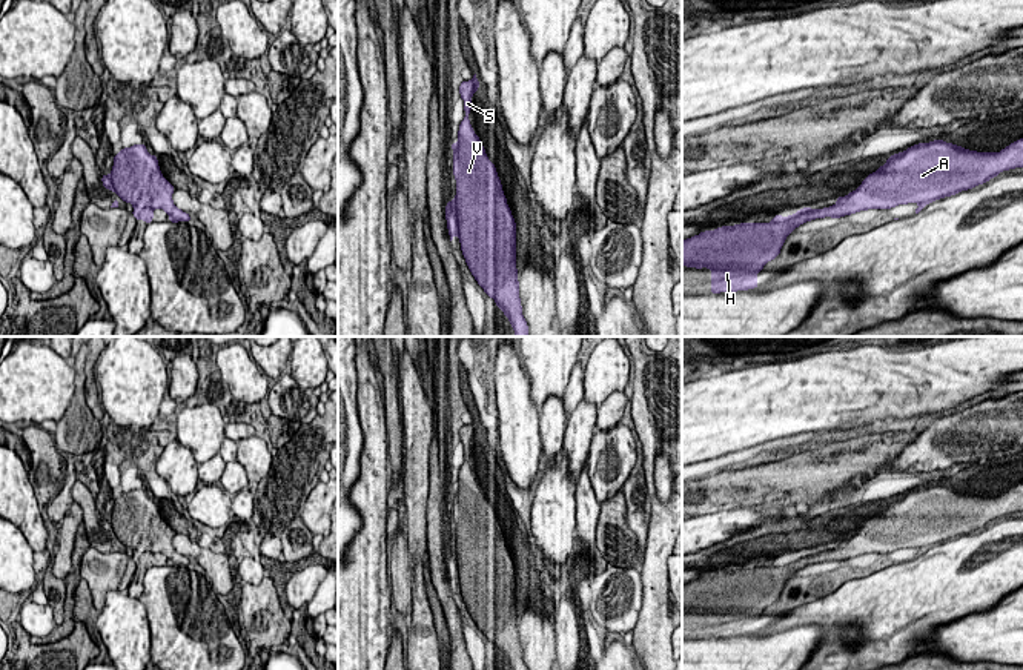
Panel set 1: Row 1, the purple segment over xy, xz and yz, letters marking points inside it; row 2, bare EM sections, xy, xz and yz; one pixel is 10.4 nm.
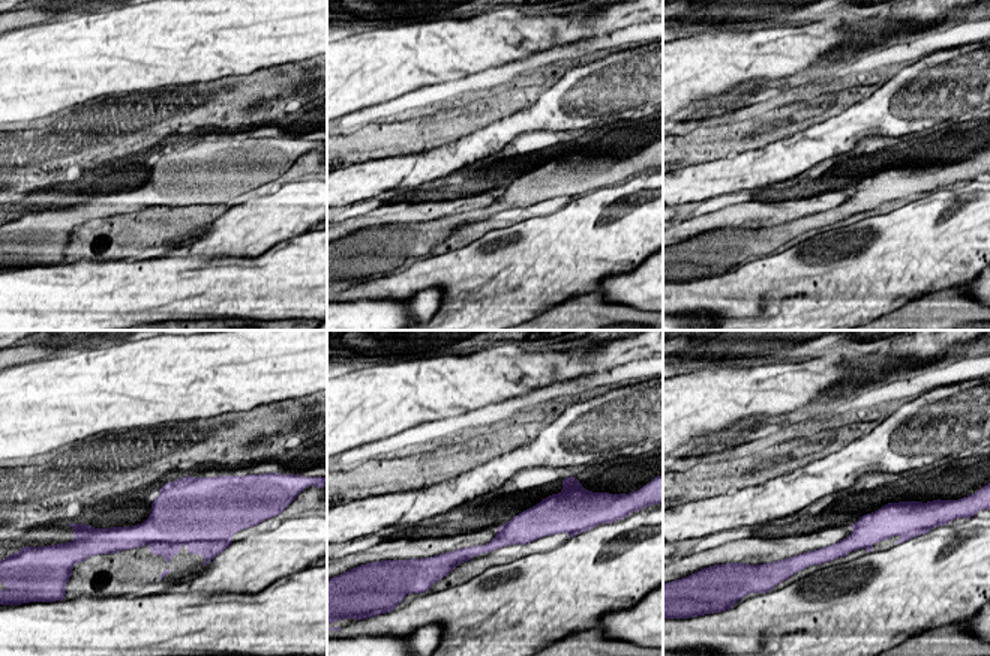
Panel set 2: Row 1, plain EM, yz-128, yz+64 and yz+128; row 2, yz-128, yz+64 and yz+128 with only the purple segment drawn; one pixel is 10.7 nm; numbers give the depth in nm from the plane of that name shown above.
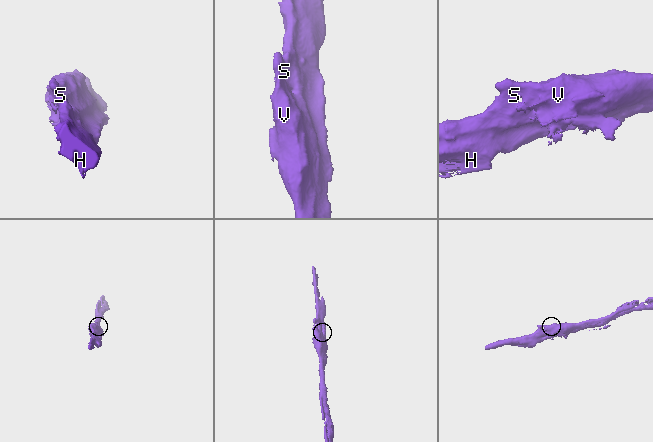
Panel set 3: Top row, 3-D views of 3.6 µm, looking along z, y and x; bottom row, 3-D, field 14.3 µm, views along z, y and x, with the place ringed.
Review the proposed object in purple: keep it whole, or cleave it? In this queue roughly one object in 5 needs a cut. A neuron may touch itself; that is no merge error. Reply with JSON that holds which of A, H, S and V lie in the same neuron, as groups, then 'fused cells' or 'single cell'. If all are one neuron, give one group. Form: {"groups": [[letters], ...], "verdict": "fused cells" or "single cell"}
{"groups": [["A", "H", "S", "V"]], "verdict": "single cell"}

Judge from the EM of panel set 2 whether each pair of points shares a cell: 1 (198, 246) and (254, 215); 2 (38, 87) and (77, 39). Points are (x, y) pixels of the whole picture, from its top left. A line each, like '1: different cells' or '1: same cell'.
1: same cell
2: same cell

